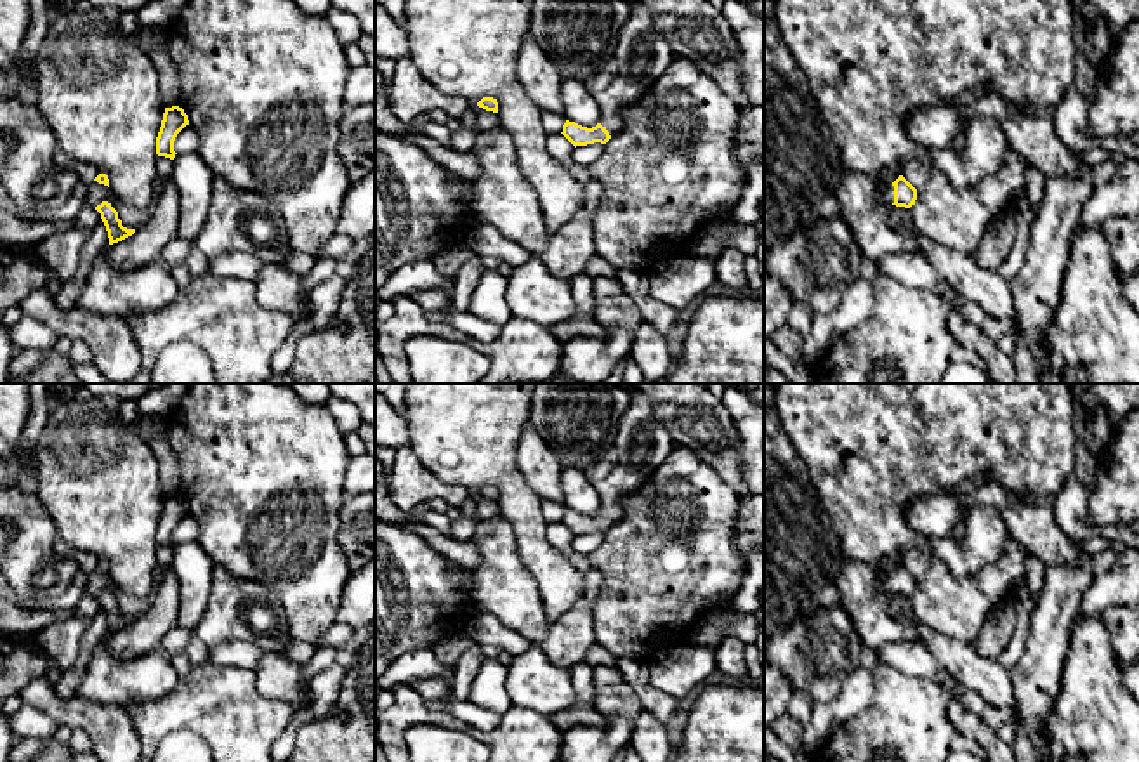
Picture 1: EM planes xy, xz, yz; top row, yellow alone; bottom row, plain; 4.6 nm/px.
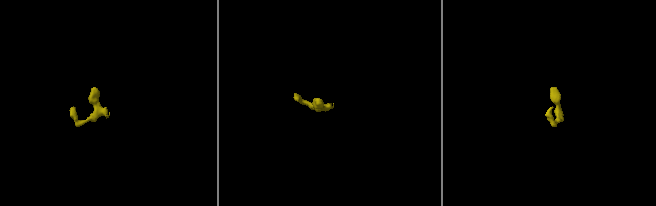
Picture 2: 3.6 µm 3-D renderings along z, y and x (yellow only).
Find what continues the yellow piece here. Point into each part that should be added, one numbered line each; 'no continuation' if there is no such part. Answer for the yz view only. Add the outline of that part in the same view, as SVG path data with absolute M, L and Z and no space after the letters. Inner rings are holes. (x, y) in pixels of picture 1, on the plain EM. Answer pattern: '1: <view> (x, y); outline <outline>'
1: yz (863, 594); outline M846 559L835 576L840 606L853 620L866 647L879 649L887 642L917 642L917 621L894 620L887 599L894 592L892 571L880 576L873 564Z

